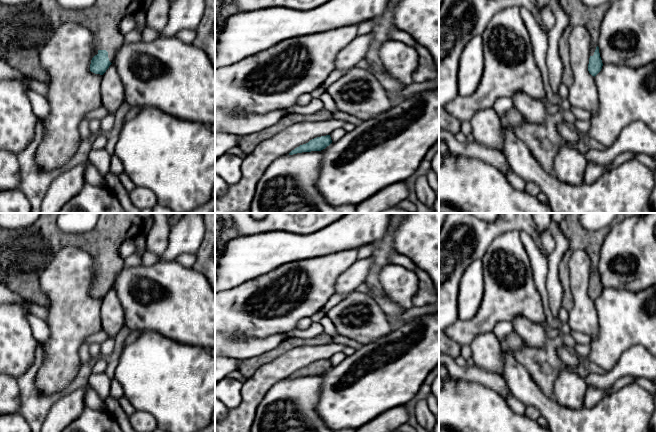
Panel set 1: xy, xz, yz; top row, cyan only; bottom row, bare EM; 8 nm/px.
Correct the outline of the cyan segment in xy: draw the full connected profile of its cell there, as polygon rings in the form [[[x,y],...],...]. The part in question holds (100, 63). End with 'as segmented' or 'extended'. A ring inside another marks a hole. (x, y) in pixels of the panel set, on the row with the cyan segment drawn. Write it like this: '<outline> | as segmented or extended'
[[[31,0],[18,5],[0,3],[0,60],[20,71],[25,77],[46,84],[49,77],[41,68],[39,55],[56,29],[69,21],[86,27],[94,35],[95,56],[91,60],[90,71],[103,75],[124,42],[119,23],[127,15],[142,9],[143,2],[144,0],[96,0],[92,6],[84,9],[66,9],[58,0]]] | extended

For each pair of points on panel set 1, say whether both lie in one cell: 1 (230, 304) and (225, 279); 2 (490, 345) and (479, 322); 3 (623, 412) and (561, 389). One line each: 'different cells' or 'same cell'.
1: different cells
2: different cells
3: different cells

